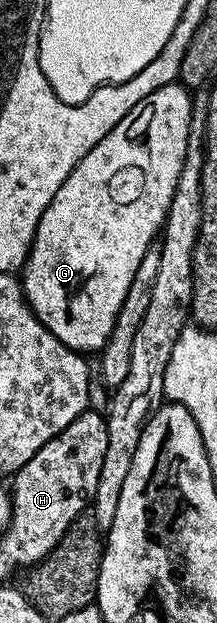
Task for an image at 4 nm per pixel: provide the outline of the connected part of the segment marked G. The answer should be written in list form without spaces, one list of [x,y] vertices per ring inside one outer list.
[[[174,82],[155,90],[151,94],[147,94],[147,98],[140,100],[113,127],[111,134],[107,134],[107,138],[103,138],[103,142],[99,142],[94,146],[73,167],[71,174],[63,182],[63,186],[59,186],[55,198],[51,198],[47,210],[42,214],[37,232],[33,236],[33,247],[29,250],[29,256],[25,260],[24,268],[20,269],[19,272],[21,289],[25,292],[25,301],[28,302],[30,310],[39,318],[39,322],[43,322],[43,326],[47,326],[47,330],[51,330],[51,334],[55,334],[55,338],[59,338],[59,342],[63,342],[63,346],[73,349],[74,352],[82,354],[90,354],[89,352],[93,352],[91,354],[100,353],[102,346],[111,338],[111,330],[115,326],[119,306],[123,306],[123,298],[127,298],[131,278],[135,278],[135,270],[139,270],[139,262],[143,262],[143,254],[147,254],[150,244],[154,243],[155,237],[162,231],[165,215],[171,206],[173,191],[181,173],[181,167],[185,164],[185,151],[189,141],[189,127],[191,126],[192,117],[193,102],[191,92],[184,84]]]

